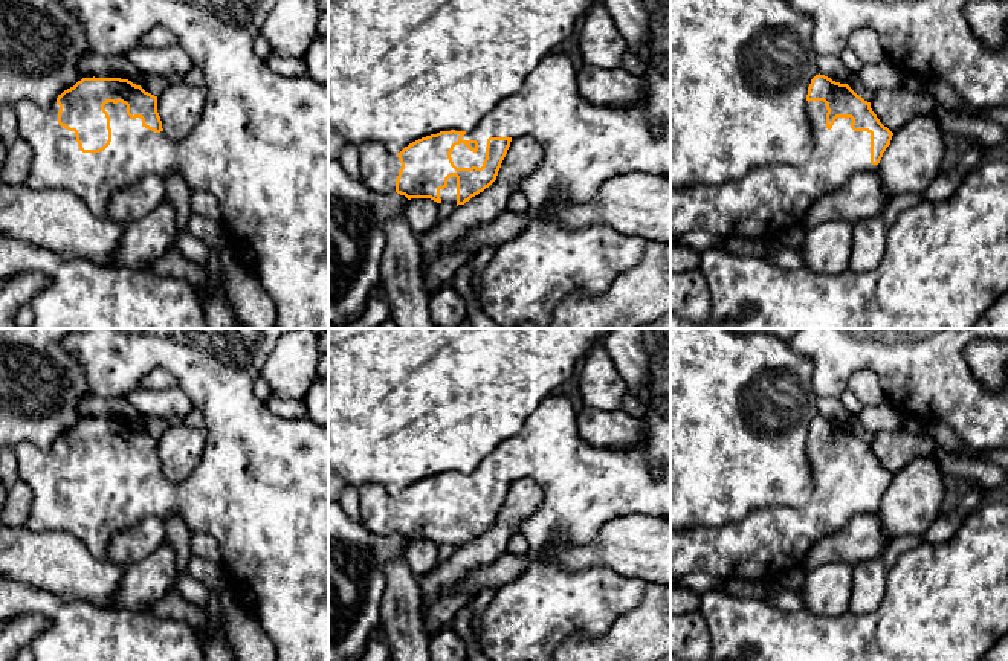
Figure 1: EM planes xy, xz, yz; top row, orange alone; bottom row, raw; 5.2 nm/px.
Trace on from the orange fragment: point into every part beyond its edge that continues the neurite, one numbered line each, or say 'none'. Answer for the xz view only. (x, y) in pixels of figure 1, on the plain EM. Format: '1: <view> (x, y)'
1: xz (584, 487)

